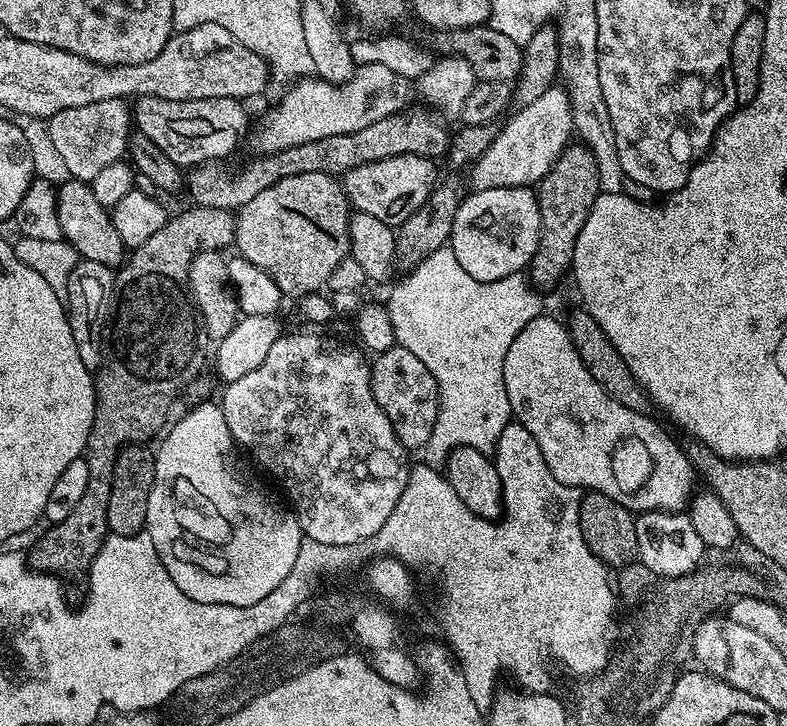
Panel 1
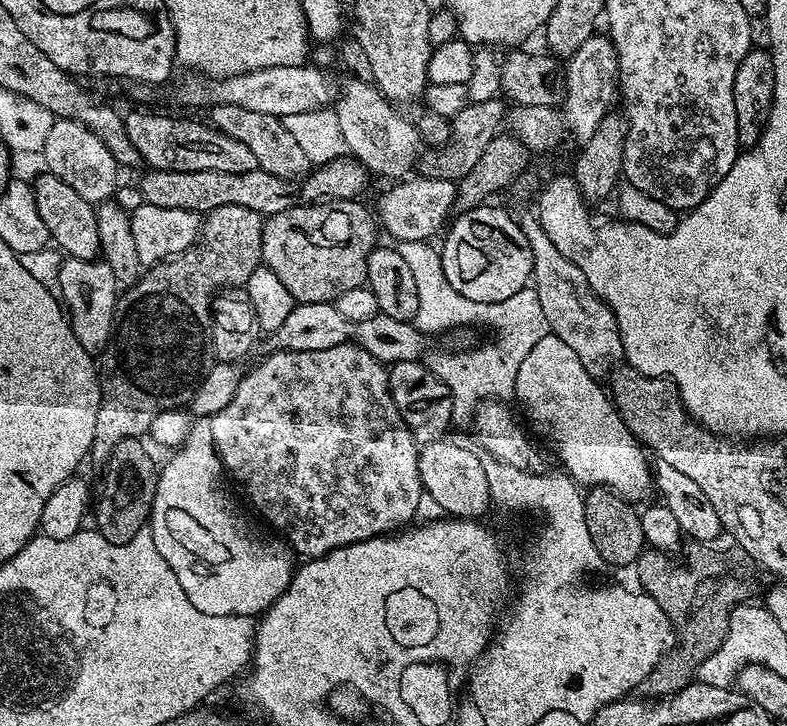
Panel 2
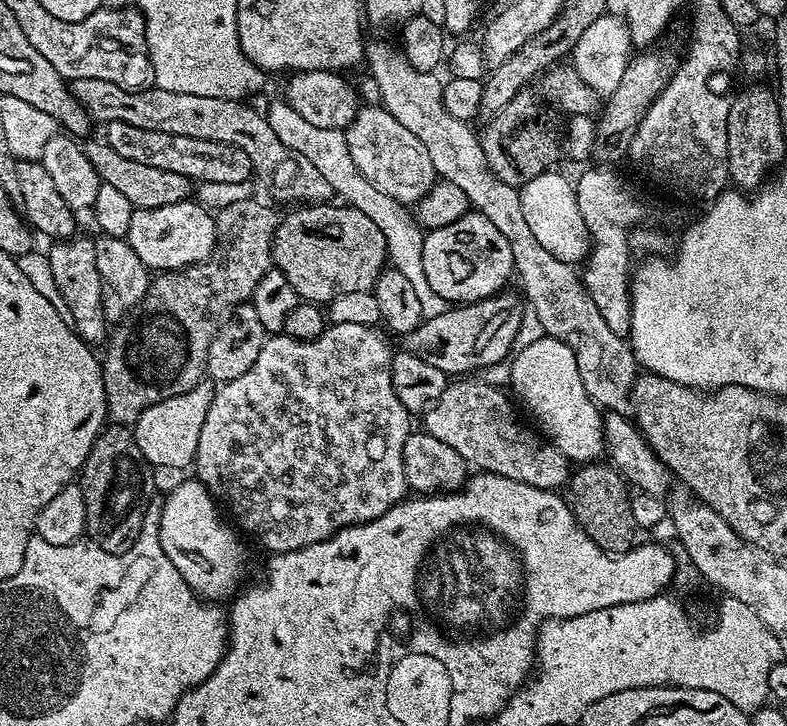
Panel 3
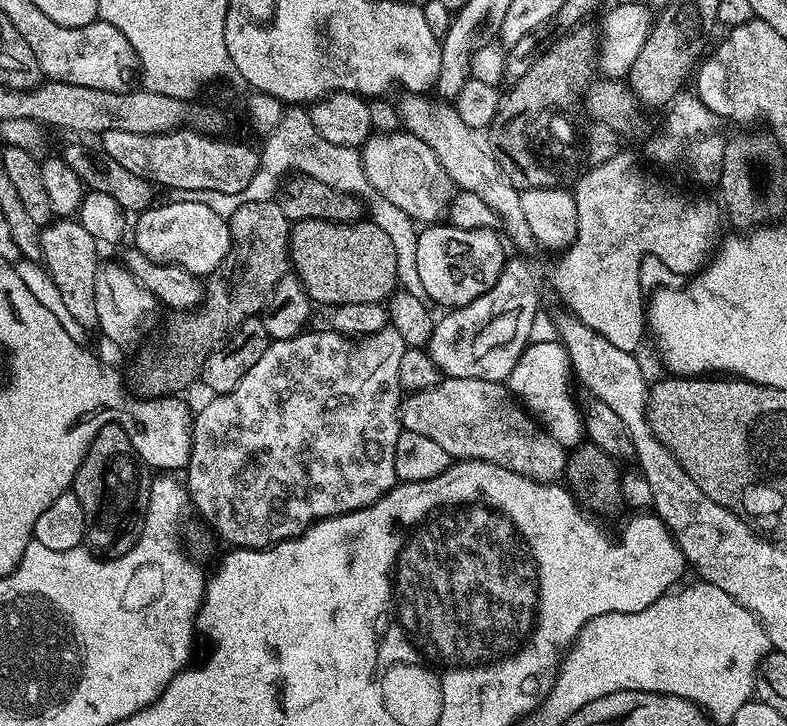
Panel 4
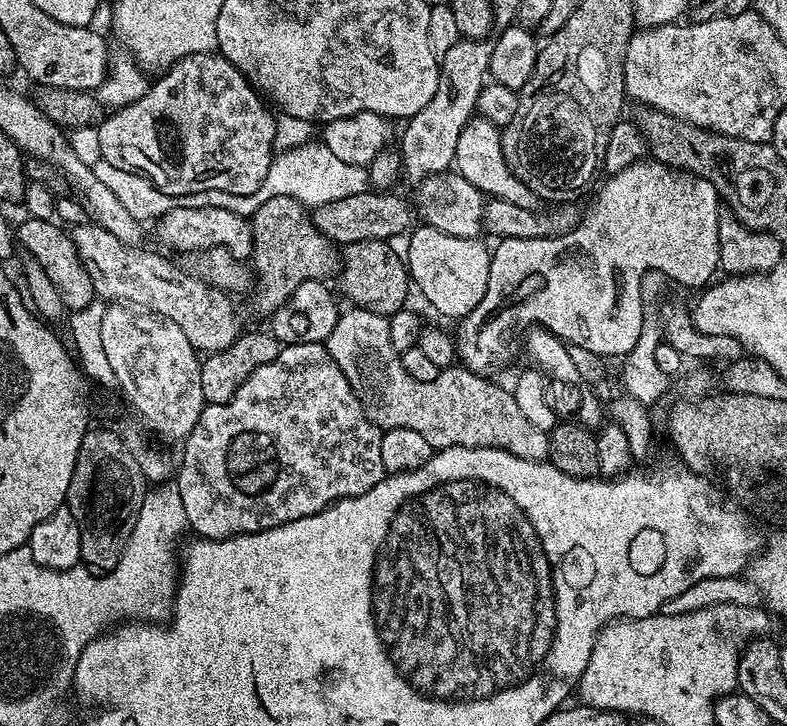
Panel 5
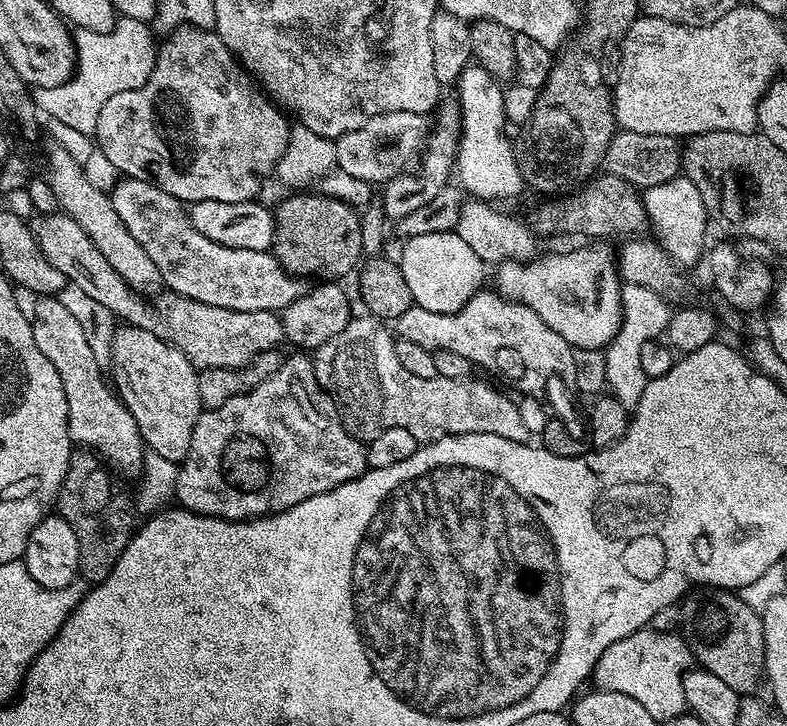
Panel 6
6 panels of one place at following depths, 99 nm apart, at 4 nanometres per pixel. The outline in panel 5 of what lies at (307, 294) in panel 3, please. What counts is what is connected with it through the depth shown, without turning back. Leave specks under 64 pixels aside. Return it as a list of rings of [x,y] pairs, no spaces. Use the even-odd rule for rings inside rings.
[[[363,240],[343,245],[339,280],[349,305],[365,308],[379,316],[391,318],[409,303],[410,277],[407,263],[386,240]]]

